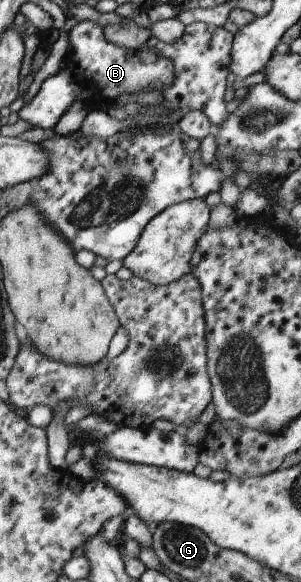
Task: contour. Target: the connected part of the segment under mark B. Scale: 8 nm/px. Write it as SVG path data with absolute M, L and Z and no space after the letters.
M80 21L71 27L68 32L68 48L59 70L42 81L36 95L27 105L21 106L17 115L19 120L27 121L31 128L52 129L55 127L59 117L69 109L74 101L85 103L88 111L105 110L121 94L131 94L137 91L145 92L152 89L167 89L167 85L171 85L173 79L175 79L175 67L173 67L171 61L165 59L165 57L159 57L145 43L137 48L130 49L113 45L113 43L105 41L100 25L92 21Z

